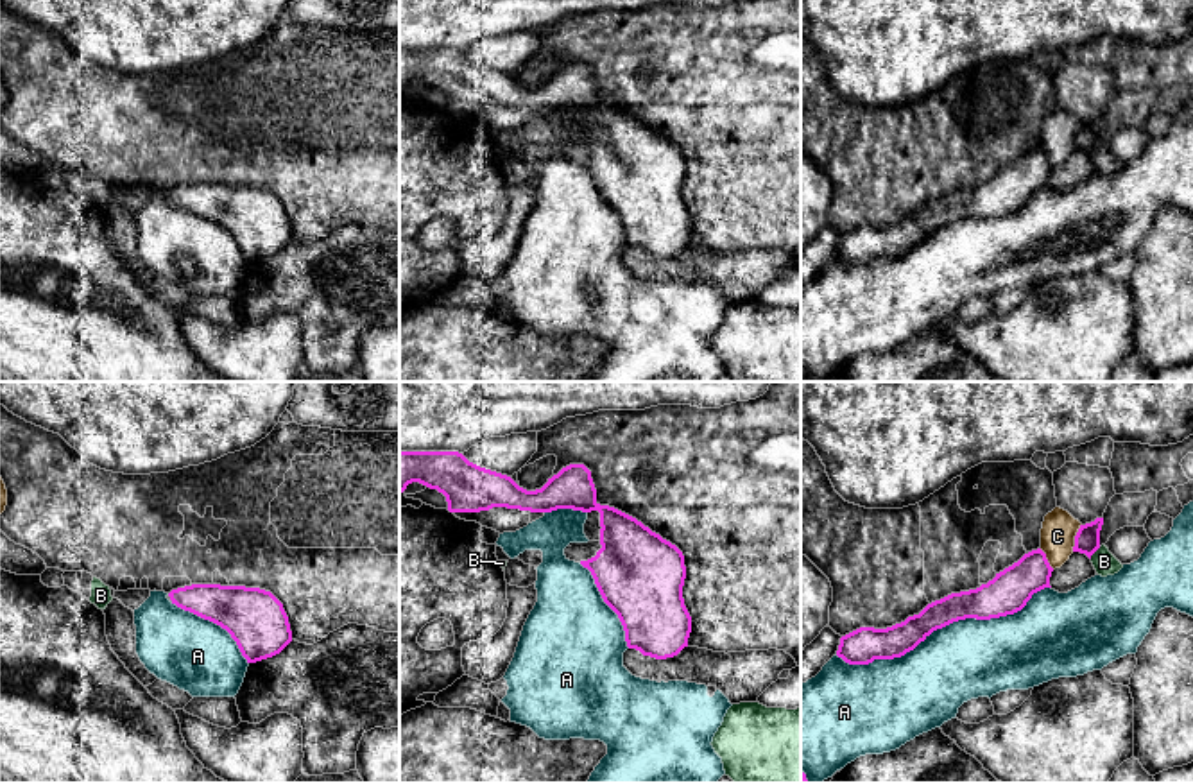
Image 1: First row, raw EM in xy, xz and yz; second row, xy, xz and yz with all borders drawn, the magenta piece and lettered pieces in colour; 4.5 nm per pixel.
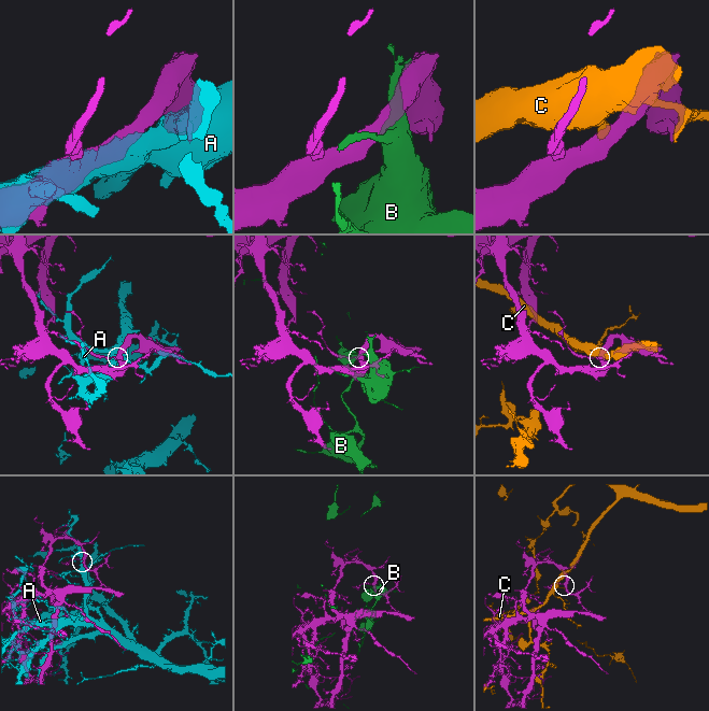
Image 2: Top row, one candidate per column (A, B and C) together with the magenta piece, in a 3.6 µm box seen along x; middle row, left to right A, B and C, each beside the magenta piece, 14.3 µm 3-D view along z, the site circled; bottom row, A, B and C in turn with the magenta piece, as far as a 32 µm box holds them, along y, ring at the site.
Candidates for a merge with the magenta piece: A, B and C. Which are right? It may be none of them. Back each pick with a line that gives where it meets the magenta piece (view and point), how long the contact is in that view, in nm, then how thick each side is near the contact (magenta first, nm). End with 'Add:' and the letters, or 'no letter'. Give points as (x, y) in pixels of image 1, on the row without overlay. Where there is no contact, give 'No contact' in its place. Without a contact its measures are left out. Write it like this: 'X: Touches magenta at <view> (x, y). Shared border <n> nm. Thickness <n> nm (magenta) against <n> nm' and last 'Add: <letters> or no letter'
Add: no letter

